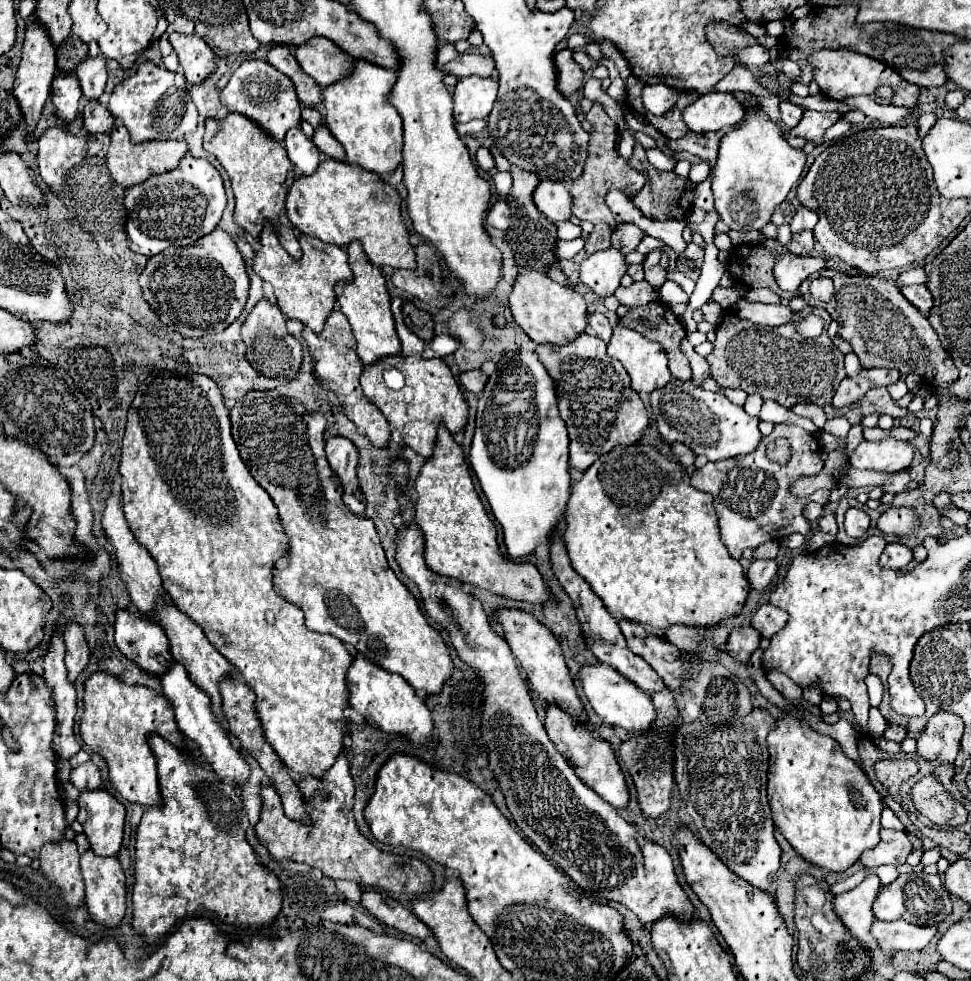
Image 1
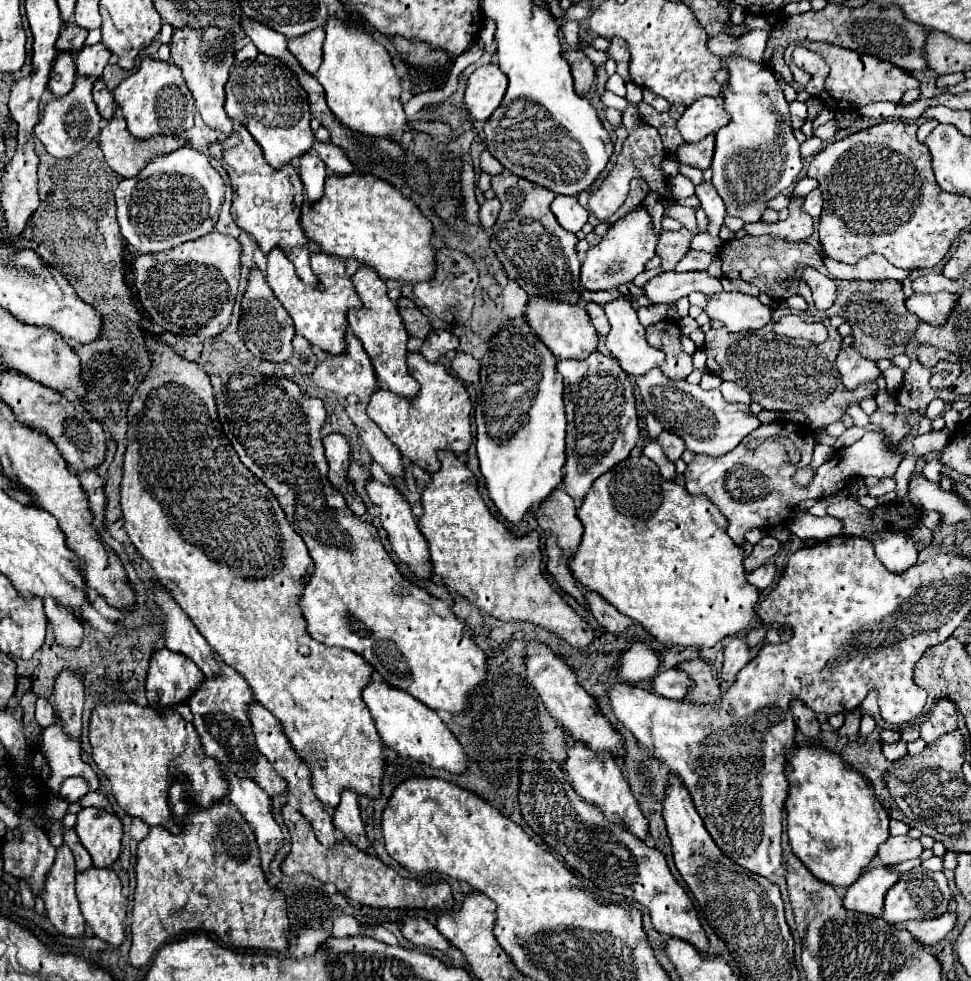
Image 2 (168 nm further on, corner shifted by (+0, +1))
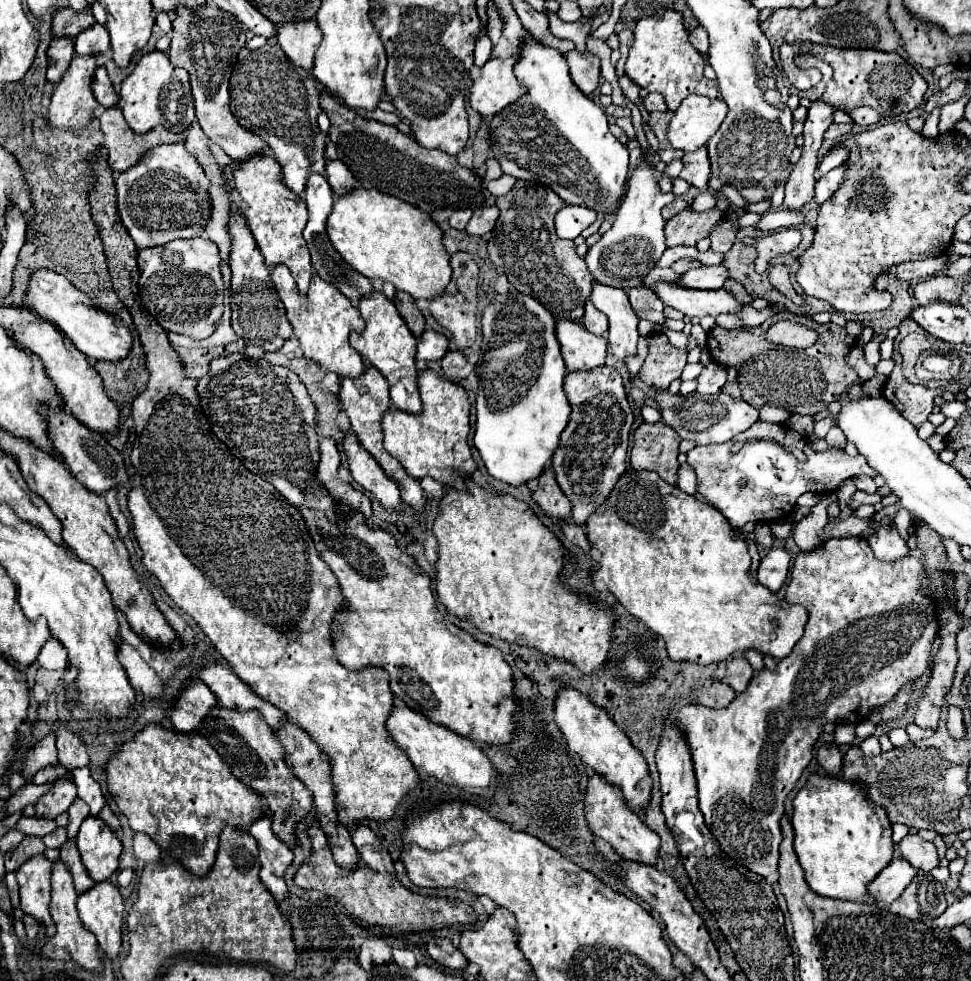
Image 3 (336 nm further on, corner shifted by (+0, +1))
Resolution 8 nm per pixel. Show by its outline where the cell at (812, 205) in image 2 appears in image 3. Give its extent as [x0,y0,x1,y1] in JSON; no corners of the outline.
[813,161,849,205]

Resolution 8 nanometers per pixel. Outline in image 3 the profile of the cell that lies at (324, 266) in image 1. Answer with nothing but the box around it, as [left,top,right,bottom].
[271,265,365,377]

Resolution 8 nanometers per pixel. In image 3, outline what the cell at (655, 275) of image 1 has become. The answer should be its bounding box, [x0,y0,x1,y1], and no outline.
[665,207,727,247]

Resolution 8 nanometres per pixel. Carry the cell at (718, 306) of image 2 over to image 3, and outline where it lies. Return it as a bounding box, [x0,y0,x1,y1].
[651,281,743,317]

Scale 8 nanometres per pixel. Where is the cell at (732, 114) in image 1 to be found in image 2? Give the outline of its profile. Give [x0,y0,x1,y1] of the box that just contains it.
[677,97,729,141]

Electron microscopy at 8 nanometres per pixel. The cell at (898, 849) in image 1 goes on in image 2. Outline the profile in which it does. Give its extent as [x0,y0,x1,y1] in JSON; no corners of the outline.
[877,835,923,865]

